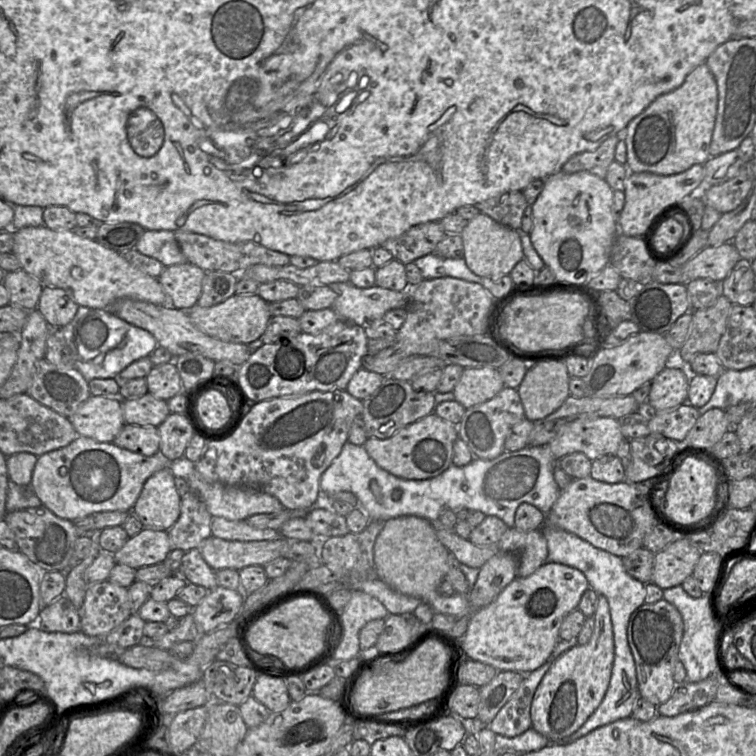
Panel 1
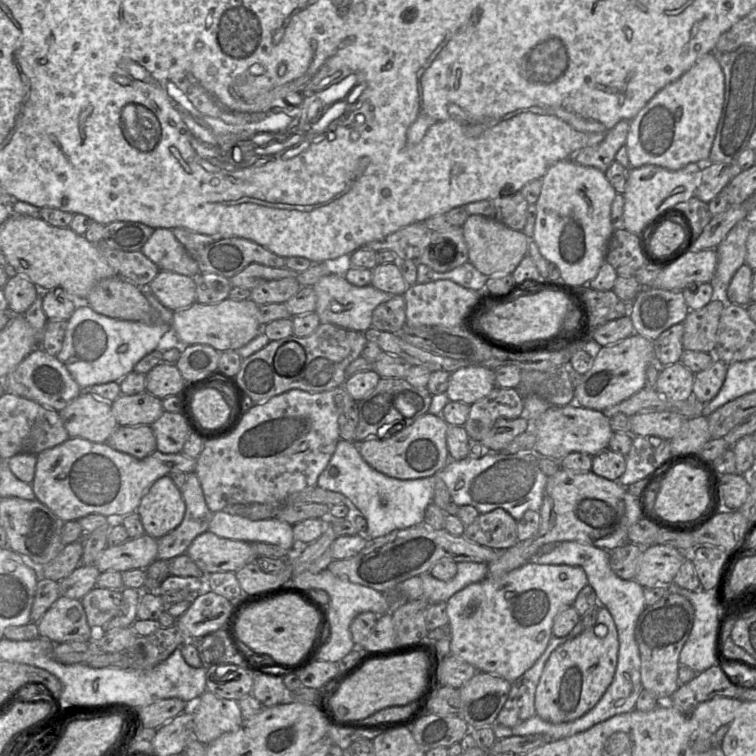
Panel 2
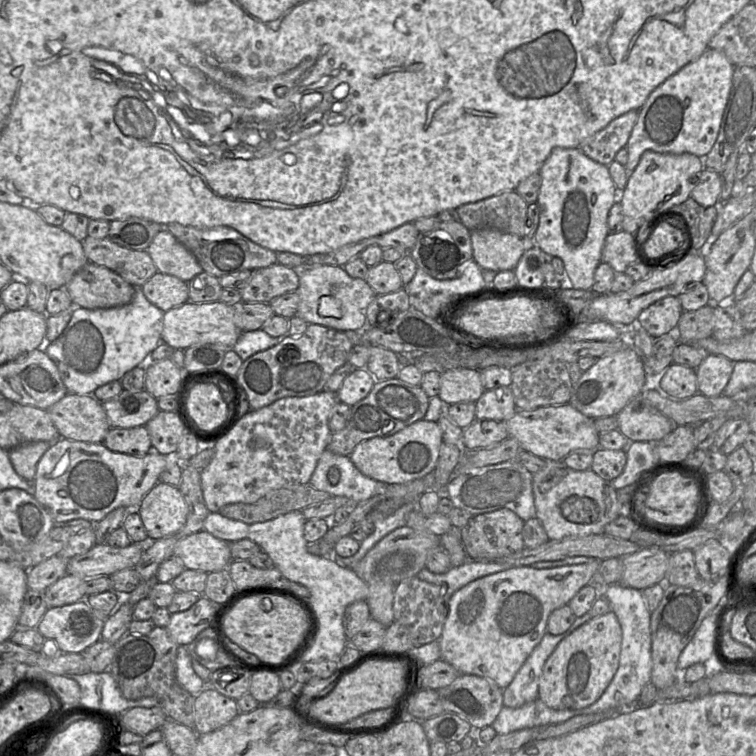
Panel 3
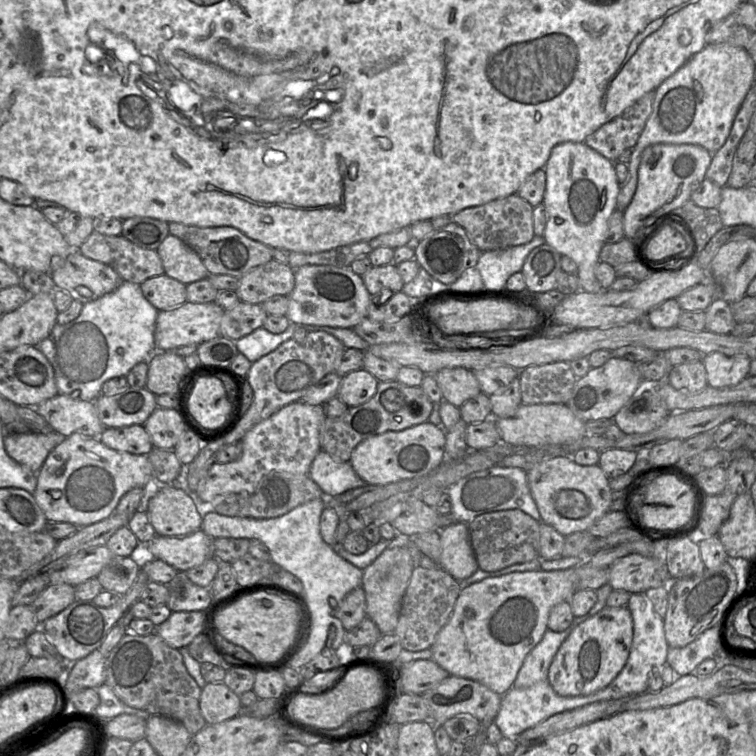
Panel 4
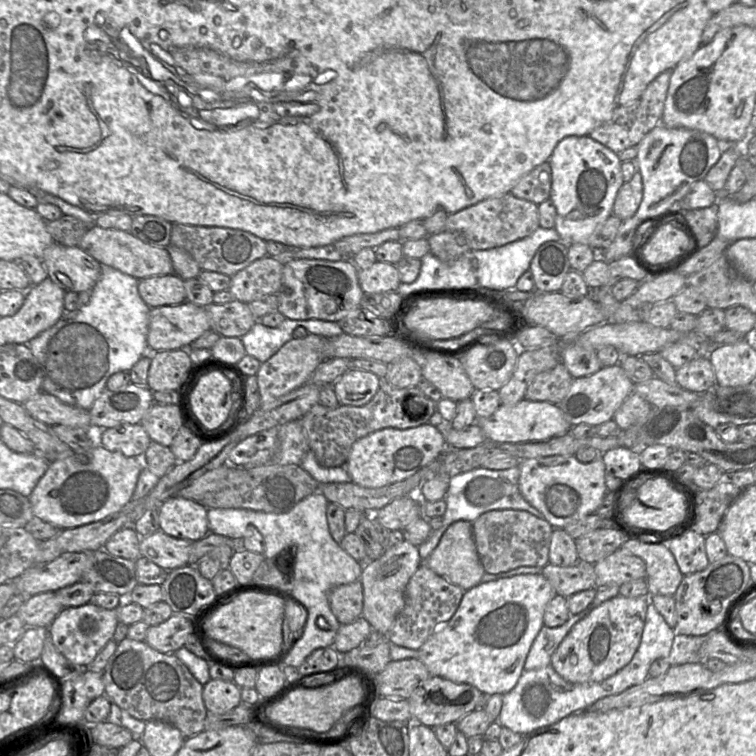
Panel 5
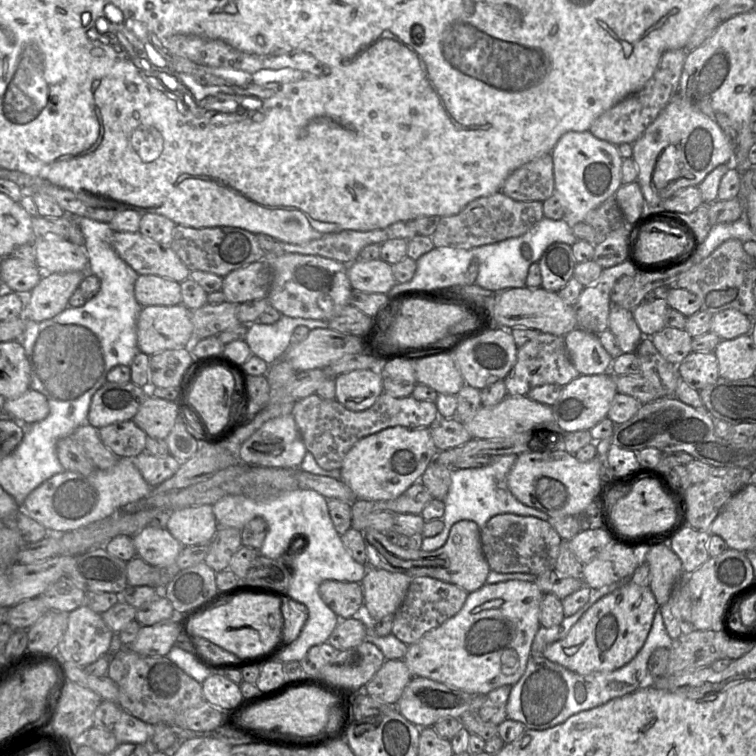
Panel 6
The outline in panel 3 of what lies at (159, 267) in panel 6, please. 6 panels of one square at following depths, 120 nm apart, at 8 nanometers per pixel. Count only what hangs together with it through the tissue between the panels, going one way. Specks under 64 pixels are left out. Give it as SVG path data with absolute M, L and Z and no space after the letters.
M87 236L82 242L89 262L107 267L133 286L143 286L158 270L146 250L132 250L112 242L108 237Z

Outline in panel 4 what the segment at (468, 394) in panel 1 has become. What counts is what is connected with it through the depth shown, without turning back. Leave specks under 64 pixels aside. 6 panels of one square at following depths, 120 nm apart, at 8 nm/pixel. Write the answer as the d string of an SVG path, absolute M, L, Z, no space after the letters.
M444 368L434 374L443 401L459 408L480 391L474 373L466 368Z

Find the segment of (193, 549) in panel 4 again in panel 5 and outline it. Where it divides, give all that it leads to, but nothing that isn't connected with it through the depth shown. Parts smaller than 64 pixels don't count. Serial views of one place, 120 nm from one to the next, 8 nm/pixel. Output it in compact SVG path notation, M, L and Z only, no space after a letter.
M159 529L141 538L140 555L166 571L172 571L189 564L192 546L192 541L174 538Z

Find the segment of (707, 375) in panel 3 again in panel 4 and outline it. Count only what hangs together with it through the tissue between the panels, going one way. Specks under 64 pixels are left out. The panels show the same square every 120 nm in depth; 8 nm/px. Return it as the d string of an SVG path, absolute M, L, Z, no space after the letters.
M713 352L703 356L708 386L725 388L739 384L749 375L751 359L746 355L727 356Z

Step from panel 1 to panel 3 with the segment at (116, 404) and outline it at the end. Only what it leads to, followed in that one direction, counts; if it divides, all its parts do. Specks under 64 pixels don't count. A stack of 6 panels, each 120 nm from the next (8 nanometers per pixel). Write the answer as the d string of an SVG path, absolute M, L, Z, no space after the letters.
M68 393L45 410L61 438L103 443L111 428L102 402L93 395Z

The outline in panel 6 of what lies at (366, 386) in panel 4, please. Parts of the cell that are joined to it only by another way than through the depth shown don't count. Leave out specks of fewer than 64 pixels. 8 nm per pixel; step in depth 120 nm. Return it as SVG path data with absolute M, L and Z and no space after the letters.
M353 370L335 380L335 399L346 409L360 412L370 408L384 392L379 370Z

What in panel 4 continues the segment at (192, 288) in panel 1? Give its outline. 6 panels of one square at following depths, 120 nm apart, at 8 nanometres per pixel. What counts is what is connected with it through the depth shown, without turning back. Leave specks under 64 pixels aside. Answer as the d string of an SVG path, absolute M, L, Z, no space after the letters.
M165 273L140 284L144 297L158 310L171 310L187 302L187 285Z

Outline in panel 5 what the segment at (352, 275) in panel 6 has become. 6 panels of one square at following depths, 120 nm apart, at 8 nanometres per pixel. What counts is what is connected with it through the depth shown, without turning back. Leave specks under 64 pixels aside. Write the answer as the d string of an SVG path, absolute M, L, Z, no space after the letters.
M376 261L367 269L358 269L358 283L363 293L394 292L400 285L400 277L393 264Z

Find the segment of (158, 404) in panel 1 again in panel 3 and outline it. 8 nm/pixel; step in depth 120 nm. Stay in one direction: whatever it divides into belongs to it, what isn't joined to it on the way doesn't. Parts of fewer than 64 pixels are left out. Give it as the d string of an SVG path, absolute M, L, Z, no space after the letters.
M145 389L123 391L116 397L102 402L111 428L145 426L159 411L158 399Z

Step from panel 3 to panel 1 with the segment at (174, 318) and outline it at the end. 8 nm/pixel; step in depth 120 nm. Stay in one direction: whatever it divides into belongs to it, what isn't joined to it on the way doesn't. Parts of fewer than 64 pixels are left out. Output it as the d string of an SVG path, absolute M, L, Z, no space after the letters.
M234 294L227 300L211 307L194 306L188 310L192 323L203 333L231 343L250 344L262 338L269 320L272 318L269 304L258 294Z

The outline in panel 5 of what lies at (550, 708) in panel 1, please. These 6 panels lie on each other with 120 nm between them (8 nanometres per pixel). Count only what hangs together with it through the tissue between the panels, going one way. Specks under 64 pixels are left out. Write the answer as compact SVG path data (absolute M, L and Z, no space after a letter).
M621 595L603 602L573 626L553 653L550 665L563 679L574 684L601 682L614 675L631 661L640 645L649 603L649 596L627 598Z

